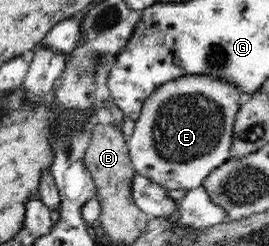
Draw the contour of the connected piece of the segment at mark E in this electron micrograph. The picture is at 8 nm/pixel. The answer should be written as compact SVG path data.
M184 73L178 79L166 81L142 103L138 119L127 146L132 165L141 176L151 179L166 191L190 191L202 185L206 176L231 157L233 129L240 109L241 89L228 76L216 73Z

